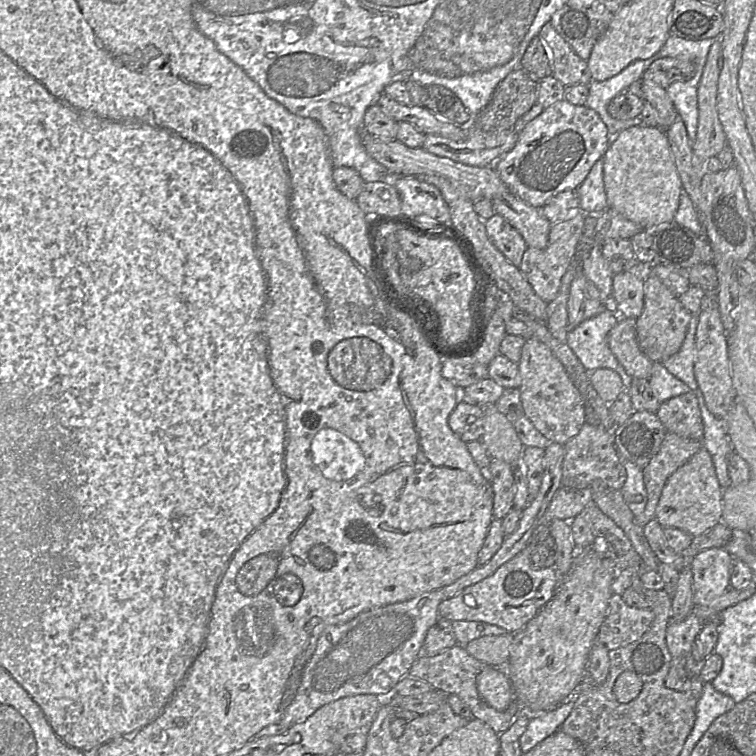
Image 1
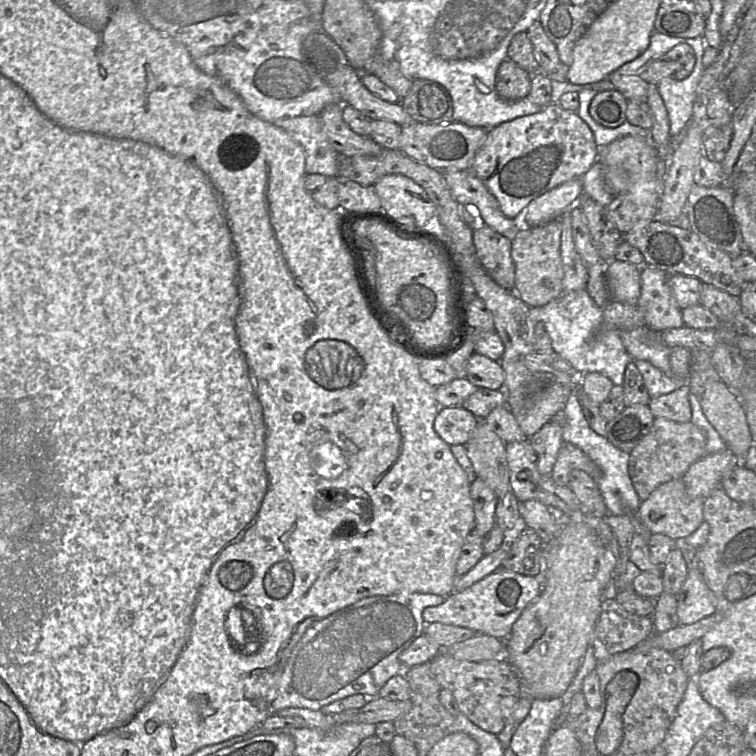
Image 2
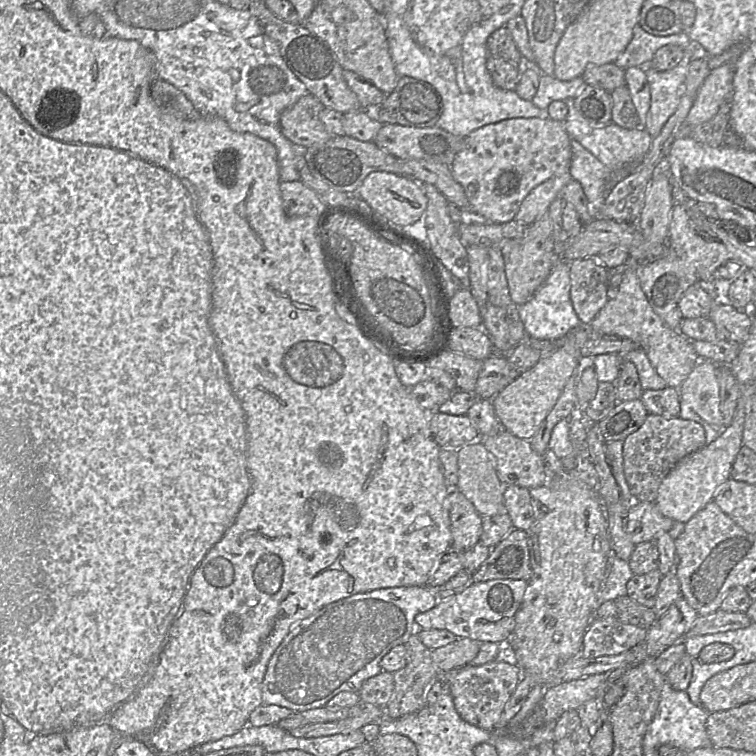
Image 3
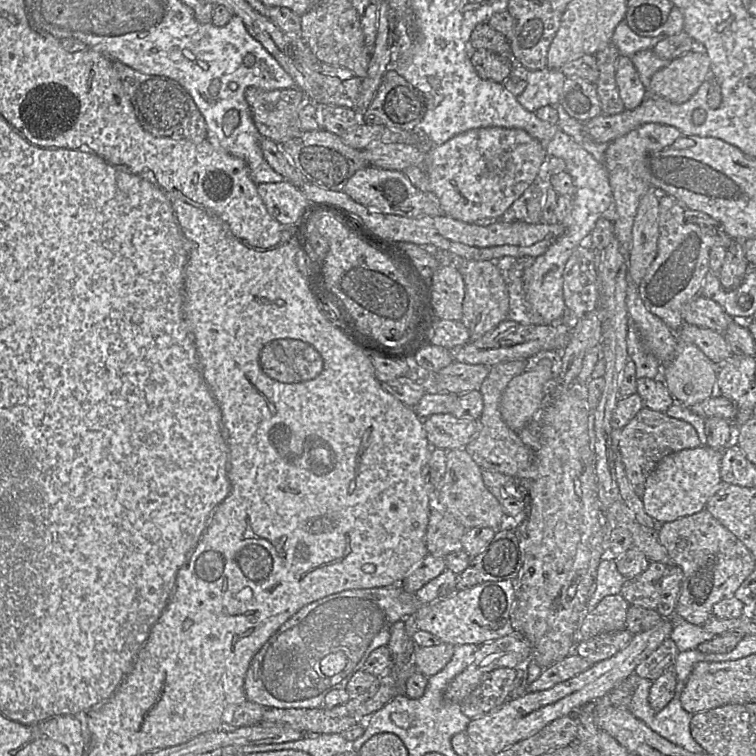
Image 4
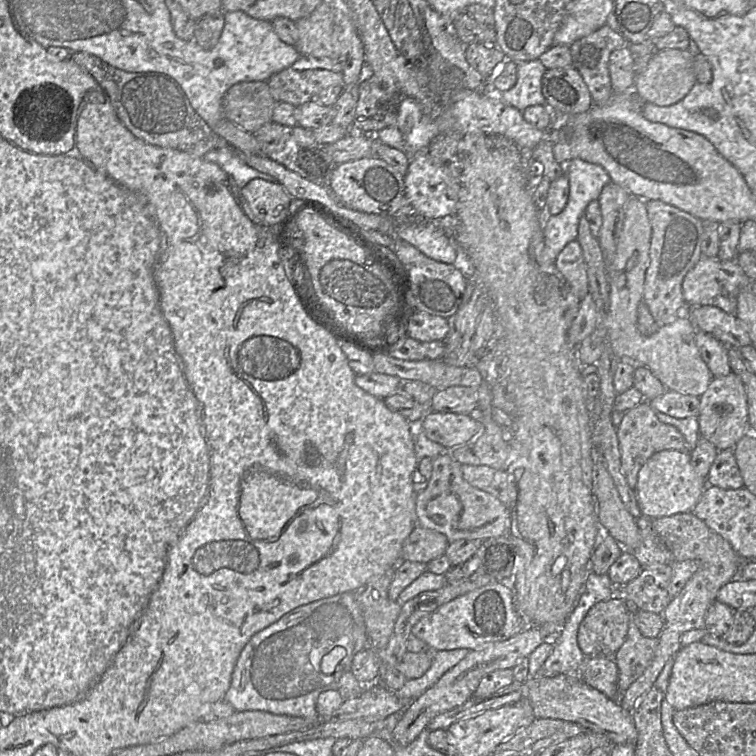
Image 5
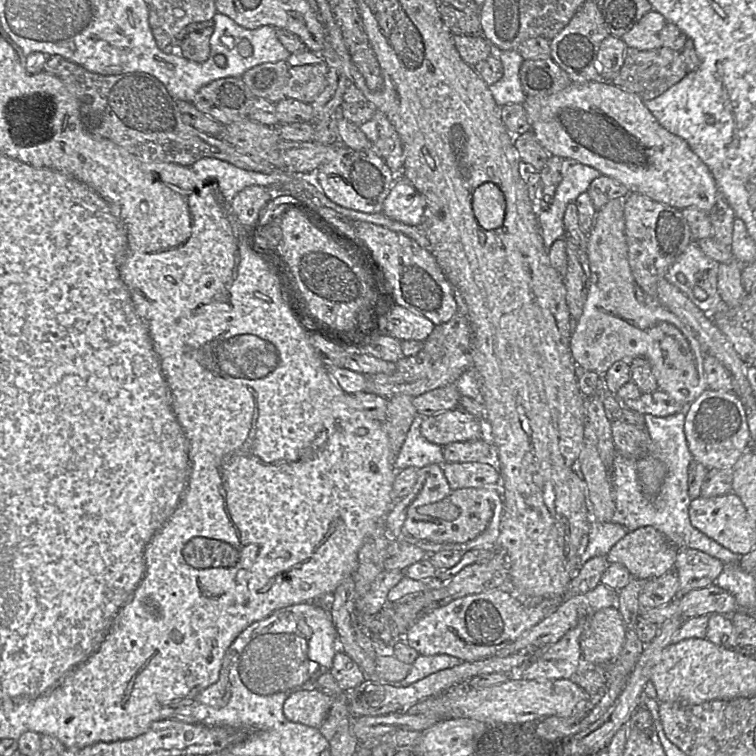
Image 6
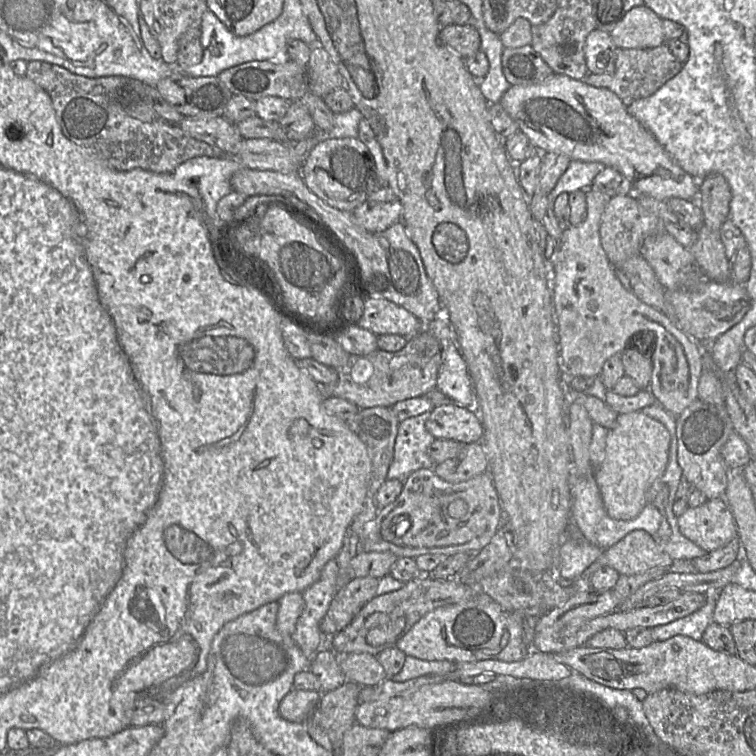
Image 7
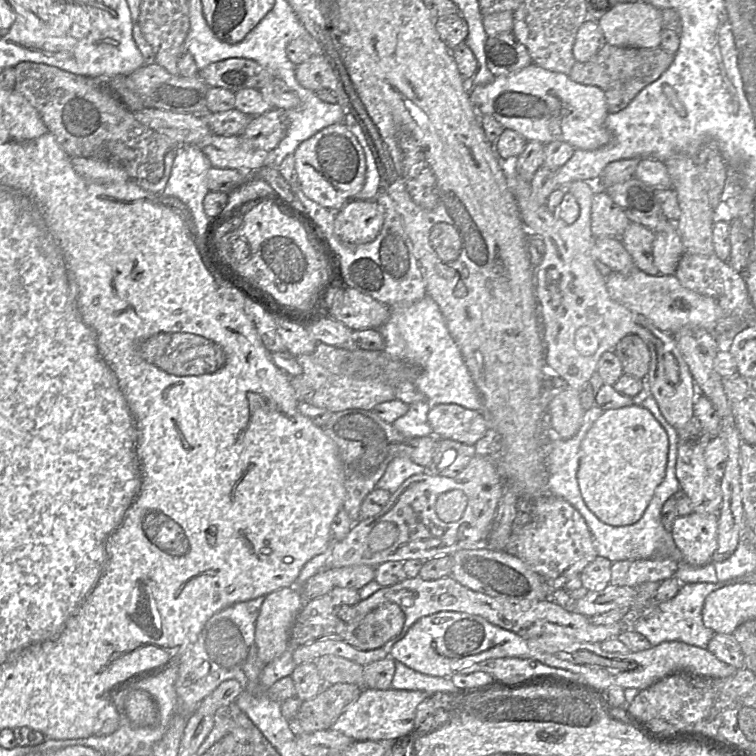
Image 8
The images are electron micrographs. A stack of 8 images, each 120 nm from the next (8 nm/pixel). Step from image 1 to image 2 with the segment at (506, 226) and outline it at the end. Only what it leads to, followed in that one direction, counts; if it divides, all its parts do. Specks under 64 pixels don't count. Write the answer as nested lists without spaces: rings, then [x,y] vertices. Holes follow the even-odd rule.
[[[485,225],[473,232],[477,257],[489,277],[501,288],[514,288],[515,265],[511,257],[512,241]]]

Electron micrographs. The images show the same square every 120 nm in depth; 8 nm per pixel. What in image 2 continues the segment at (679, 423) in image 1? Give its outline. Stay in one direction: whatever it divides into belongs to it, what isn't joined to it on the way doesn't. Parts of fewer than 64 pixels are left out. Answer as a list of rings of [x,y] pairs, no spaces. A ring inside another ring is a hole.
[[[683,385],[671,393],[650,398],[648,406],[655,418],[680,423],[690,422],[692,412],[689,393],[688,385]]]

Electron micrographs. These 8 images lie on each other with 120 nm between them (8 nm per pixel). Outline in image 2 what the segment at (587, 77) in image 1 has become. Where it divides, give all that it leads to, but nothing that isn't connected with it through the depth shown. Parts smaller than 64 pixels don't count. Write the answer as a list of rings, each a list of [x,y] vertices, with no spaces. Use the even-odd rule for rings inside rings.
[[[536,21],[530,26],[526,34],[532,42],[539,72],[551,80],[567,81],[569,66],[560,60],[556,45],[547,36],[540,22]]]

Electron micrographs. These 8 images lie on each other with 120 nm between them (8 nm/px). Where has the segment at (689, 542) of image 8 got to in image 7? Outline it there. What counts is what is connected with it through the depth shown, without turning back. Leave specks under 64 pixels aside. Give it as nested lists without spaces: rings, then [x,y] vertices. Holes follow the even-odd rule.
[[[724,497],[705,501],[697,507],[687,507],[678,517],[680,532],[707,552],[727,545],[738,536],[737,525],[733,513]]]

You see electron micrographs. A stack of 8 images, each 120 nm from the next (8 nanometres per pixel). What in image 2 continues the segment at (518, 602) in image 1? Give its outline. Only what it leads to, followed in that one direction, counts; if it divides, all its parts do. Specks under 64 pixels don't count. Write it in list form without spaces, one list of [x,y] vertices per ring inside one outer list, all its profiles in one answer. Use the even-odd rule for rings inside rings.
[[[498,569],[465,590],[453,592],[442,604],[425,608],[422,612],[422,618],[425,624],[439,622],[441,624],[465,627],[483,635],[490,635],[501,640],[506,640],[522,611],[538,597],[543,585],[544,571],[541,571],[536,576],[526,576],[506,569]]]

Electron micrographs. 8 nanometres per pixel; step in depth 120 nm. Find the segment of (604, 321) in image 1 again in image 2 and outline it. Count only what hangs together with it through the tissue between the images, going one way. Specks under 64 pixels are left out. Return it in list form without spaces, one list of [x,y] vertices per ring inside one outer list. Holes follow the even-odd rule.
[[[577,290],[569,293],[562,293],[550,303],[533,308],[534,322],[543,322],[545,329],[552,342],[552,351],[565,359],[579,373],[598,372],[608,377],[614,385],[623,385],[624,373],[629,362],[633,361],[628,354],[623,341],[620,338],[620,331],[611,328],[602,328],[603,309],[595,304],[586,290]]]

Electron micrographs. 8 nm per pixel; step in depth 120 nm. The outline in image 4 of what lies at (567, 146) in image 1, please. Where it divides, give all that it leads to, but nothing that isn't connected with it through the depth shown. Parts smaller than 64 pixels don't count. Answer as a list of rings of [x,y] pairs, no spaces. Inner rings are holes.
[[[483,127],[467,130],[425,151],[423,169],[431,192],[437,197],[443,215],[476,225],[489,225],[502,218],[511,205],[537,179],[542,164],[549,158],[542,144],[519,128]]]

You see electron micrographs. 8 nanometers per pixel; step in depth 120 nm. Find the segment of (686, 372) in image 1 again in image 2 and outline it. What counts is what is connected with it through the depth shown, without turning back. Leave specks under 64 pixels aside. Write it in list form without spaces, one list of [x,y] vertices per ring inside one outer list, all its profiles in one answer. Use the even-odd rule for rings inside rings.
[[[647,326],[620,331],[620,338],[633,361],[649,361],[669,378],[673,378],[669,363],[671,347],[664,345]]]

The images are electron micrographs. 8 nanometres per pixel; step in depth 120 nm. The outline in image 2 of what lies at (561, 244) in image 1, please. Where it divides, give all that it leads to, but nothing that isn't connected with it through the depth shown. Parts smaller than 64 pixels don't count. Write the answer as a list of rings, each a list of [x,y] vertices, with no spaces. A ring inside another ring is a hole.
[[[559,220],[521,229],[511,240],[511,257],[515,265],[514,290],[529,307],[544,306],[563,293],[563,264],[561,259],[561,232]]]

